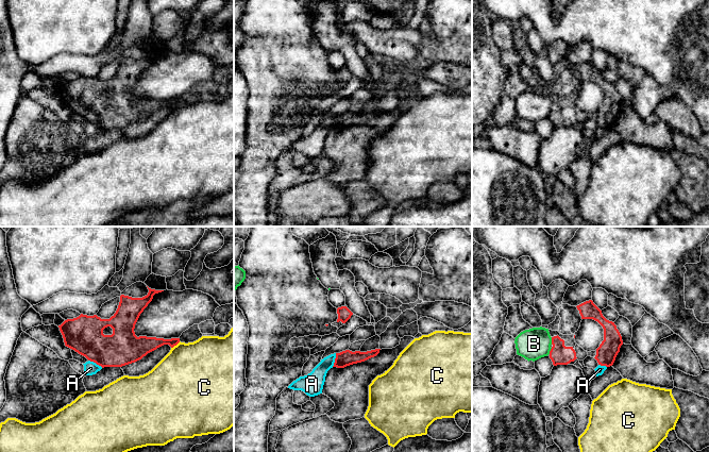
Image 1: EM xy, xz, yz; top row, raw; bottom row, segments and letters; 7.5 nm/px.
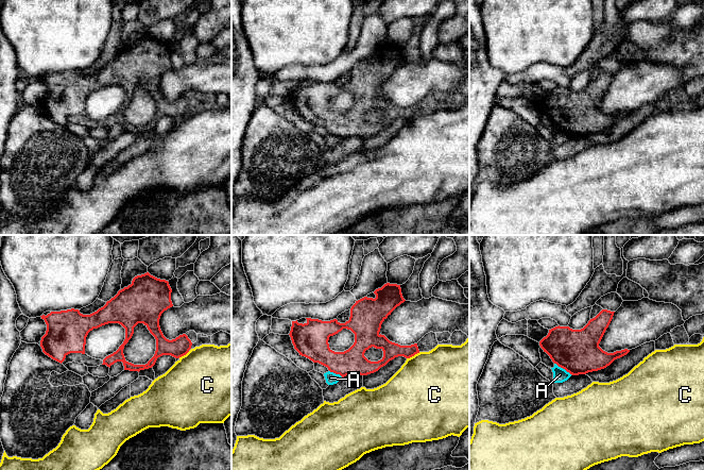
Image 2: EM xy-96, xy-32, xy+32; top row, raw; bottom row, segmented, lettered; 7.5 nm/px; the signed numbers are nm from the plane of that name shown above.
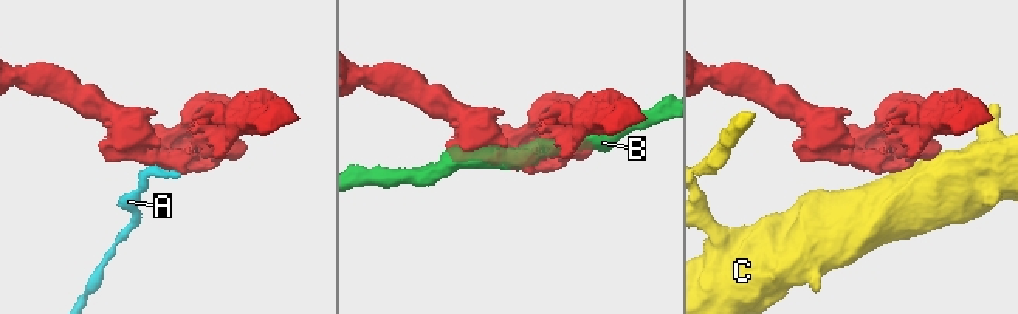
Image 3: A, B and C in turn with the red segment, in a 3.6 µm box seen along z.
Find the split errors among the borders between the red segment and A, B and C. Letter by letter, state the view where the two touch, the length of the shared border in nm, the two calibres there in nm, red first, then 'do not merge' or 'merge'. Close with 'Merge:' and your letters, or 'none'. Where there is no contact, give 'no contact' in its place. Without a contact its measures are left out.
A: xy | 130 nm | 280/100 nm | do not merge
B: yz | 60 nm | 150/240 nm | do not merge
C: xy | 90 nm | 140/460 nm | do not merge
Merge: none

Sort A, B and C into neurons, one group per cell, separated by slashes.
A / B / C

